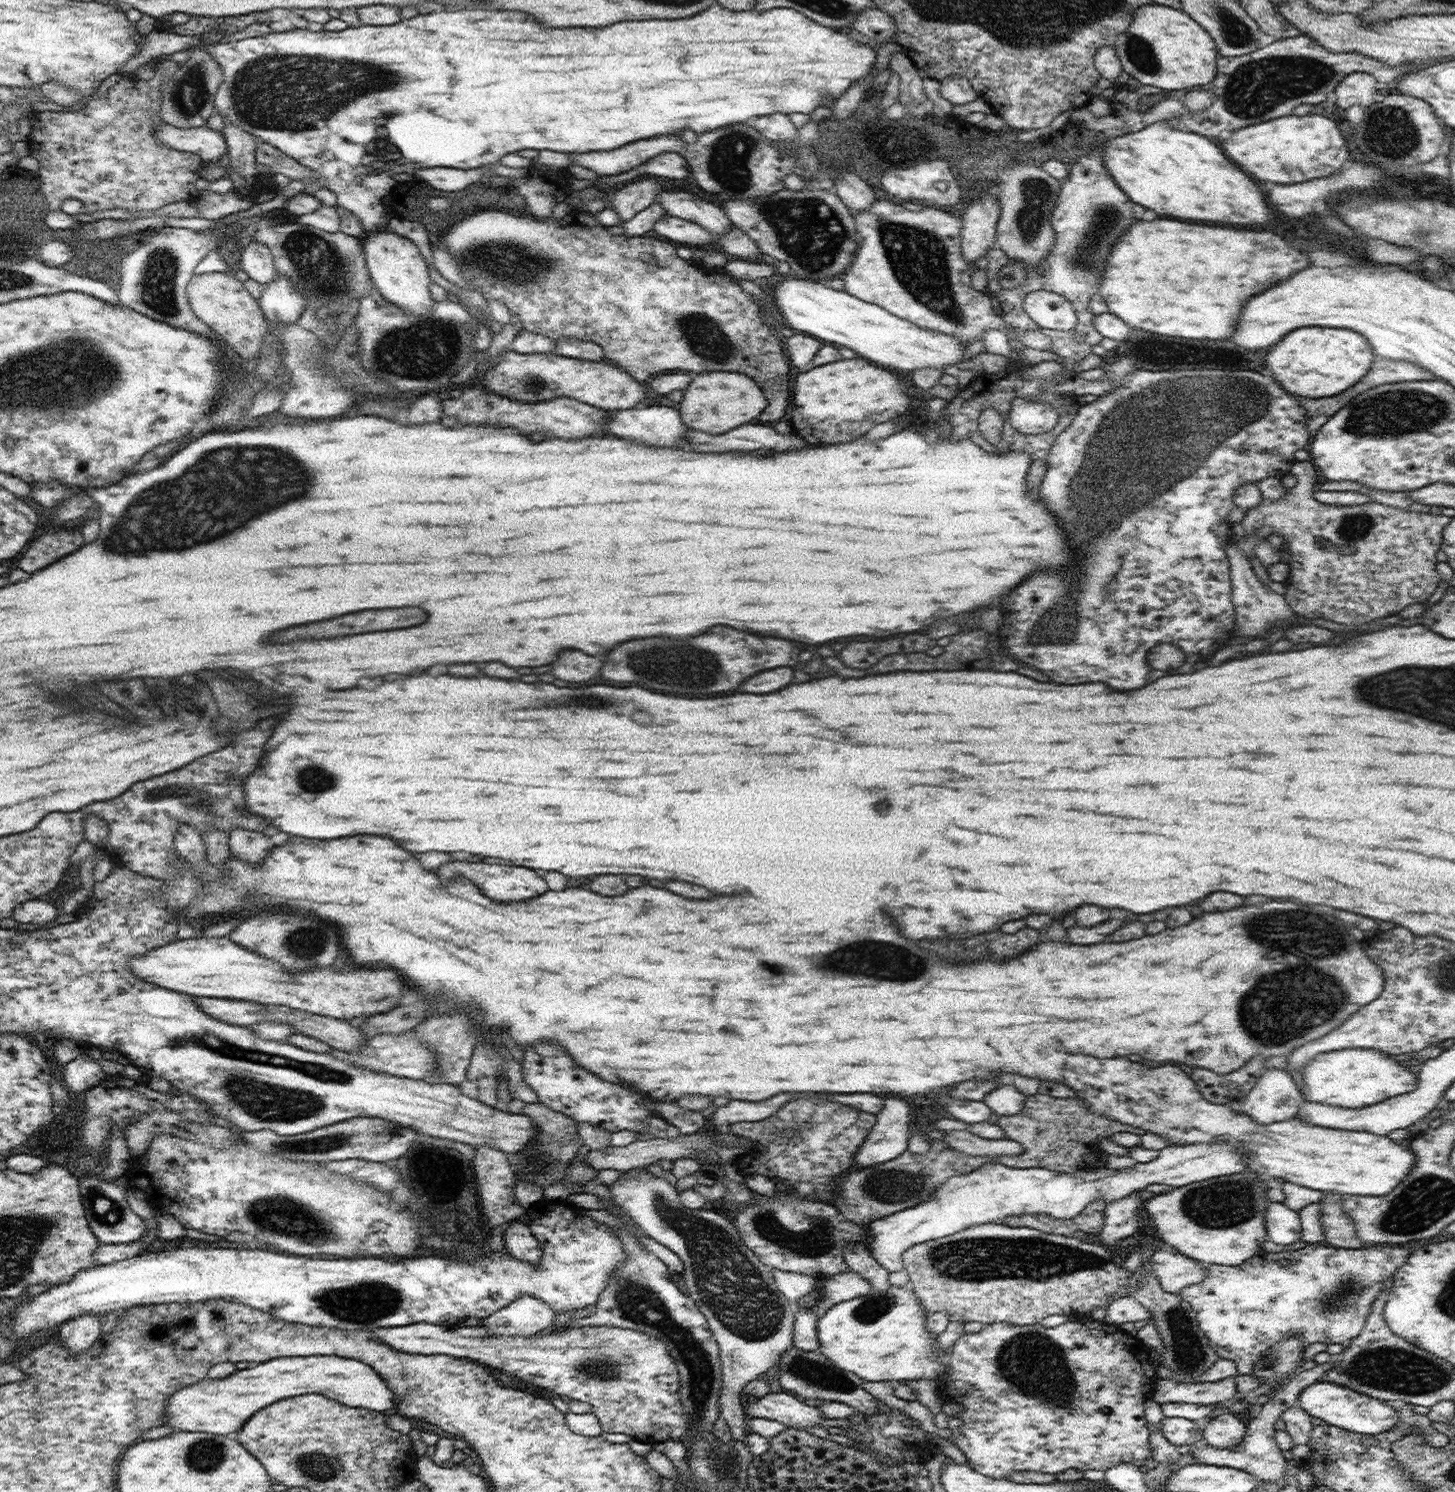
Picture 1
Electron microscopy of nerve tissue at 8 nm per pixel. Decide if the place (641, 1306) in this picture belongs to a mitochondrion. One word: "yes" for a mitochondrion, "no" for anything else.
yes

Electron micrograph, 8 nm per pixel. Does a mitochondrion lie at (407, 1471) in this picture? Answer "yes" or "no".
no

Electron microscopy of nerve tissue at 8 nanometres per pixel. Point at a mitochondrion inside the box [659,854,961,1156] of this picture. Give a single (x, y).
(880, 960)

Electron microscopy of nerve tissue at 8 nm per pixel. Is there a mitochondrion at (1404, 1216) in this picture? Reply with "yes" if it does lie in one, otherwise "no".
yes

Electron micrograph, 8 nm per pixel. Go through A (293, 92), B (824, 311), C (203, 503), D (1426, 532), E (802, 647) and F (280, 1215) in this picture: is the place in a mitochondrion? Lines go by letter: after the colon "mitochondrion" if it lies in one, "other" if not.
A: mitochondrion
B: other
C: mitochondrion
D: other
E: other
F: mitochondrion

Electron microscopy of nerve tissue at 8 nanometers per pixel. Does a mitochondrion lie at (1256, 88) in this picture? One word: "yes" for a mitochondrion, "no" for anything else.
yes

